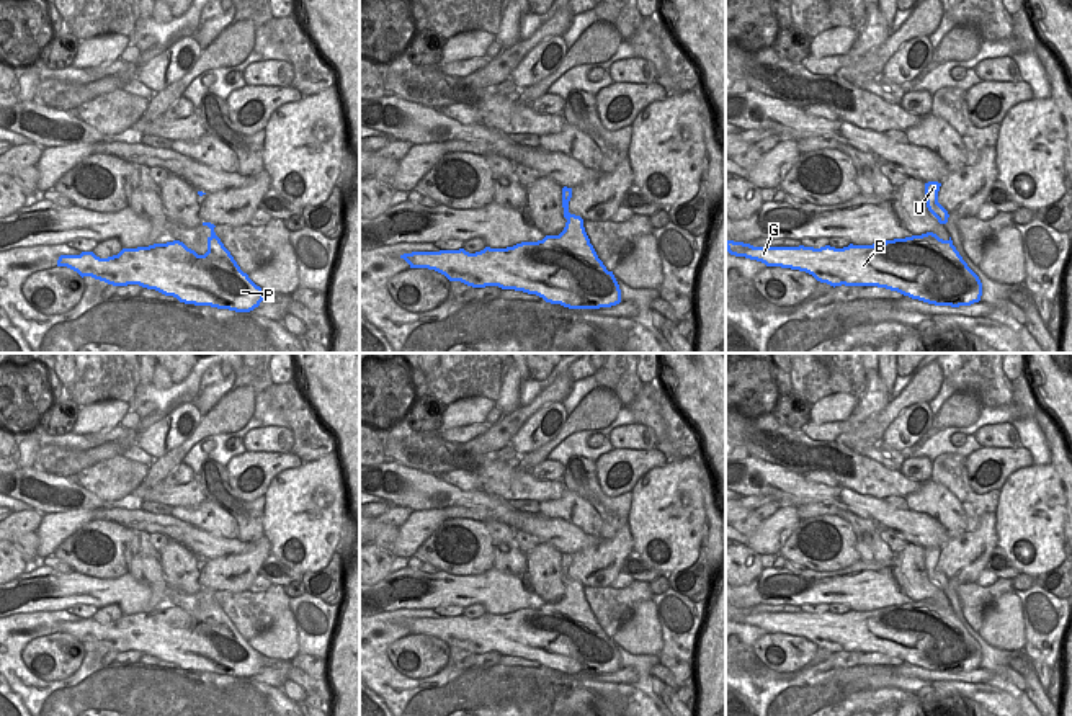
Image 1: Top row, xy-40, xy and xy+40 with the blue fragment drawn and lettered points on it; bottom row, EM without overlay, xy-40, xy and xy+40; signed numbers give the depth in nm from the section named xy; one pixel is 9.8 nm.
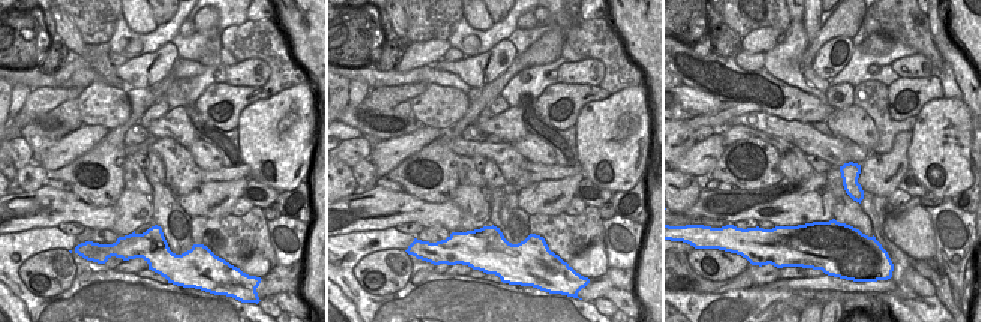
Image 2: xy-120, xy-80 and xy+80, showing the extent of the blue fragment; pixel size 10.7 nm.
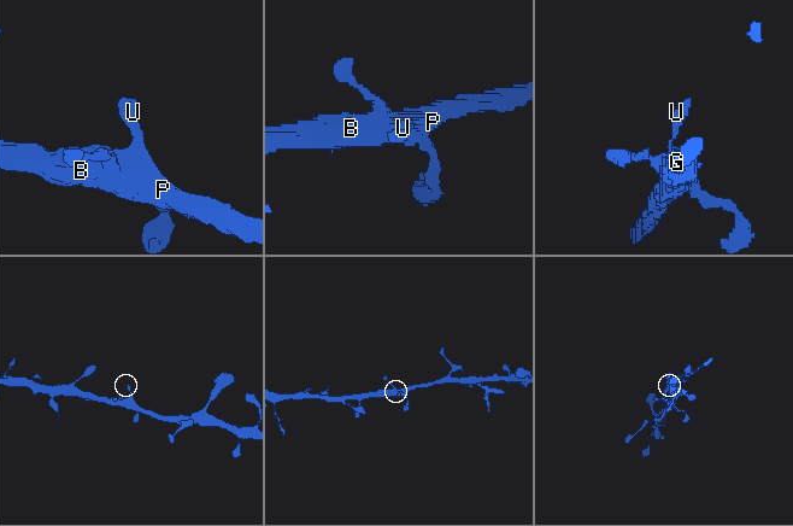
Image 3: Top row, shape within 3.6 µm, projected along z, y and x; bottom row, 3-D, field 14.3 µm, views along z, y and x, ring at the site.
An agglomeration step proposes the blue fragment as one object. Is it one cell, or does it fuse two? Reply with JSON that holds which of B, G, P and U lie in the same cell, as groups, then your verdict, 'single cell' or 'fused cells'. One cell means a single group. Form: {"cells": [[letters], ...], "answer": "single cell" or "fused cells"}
{"cells": [["B", "G", "P", "U"]], "answer": "single cell"}

